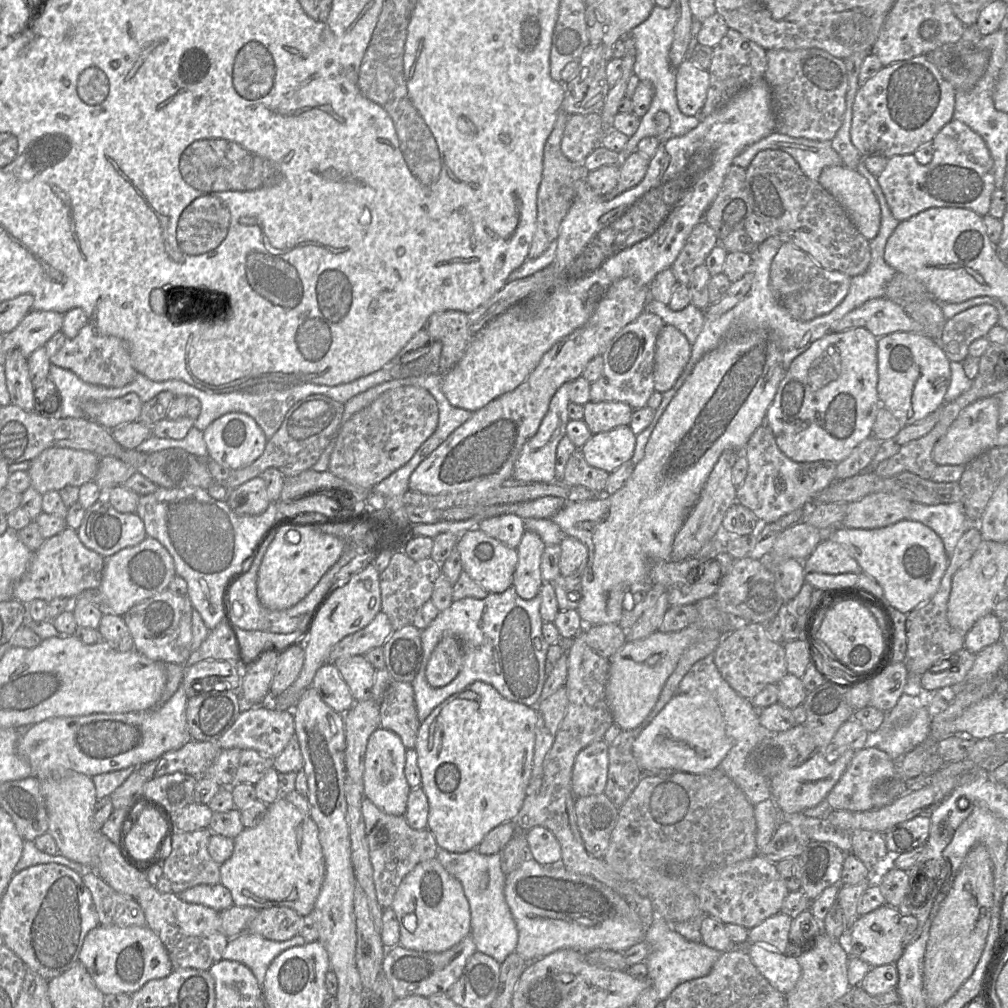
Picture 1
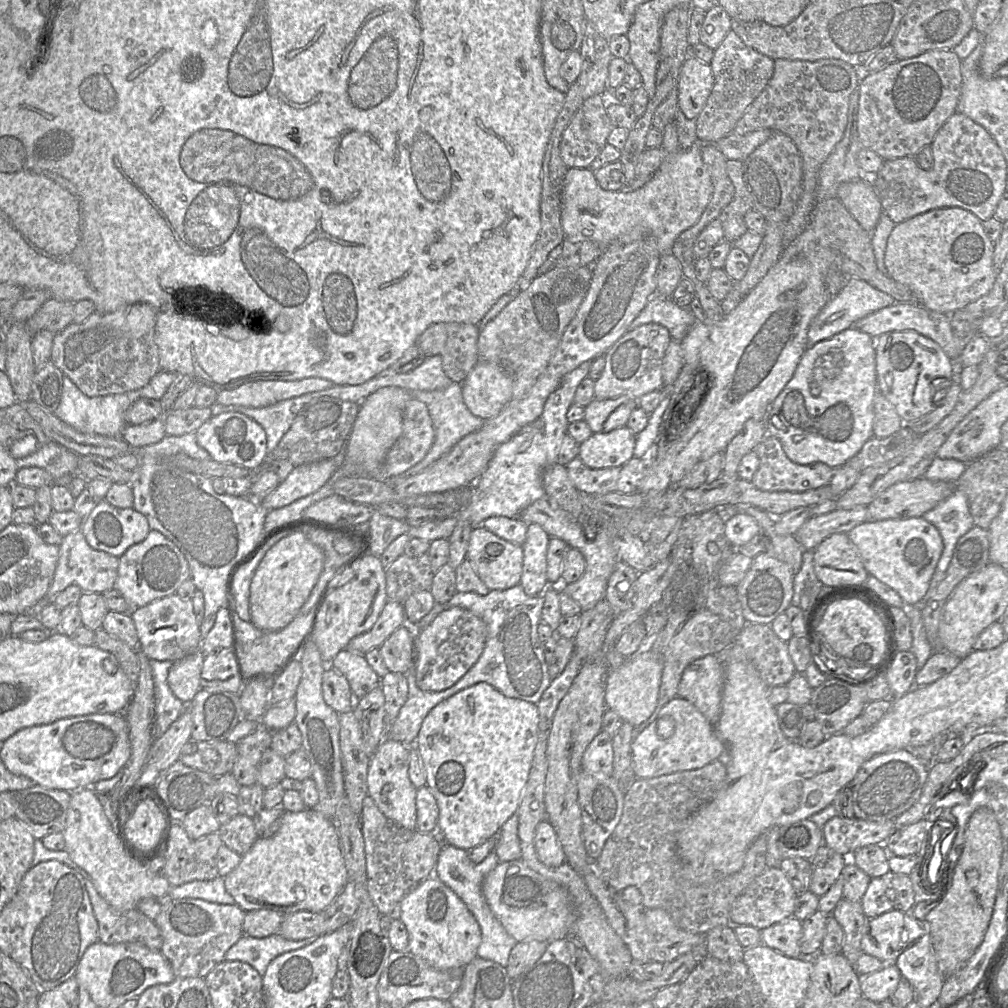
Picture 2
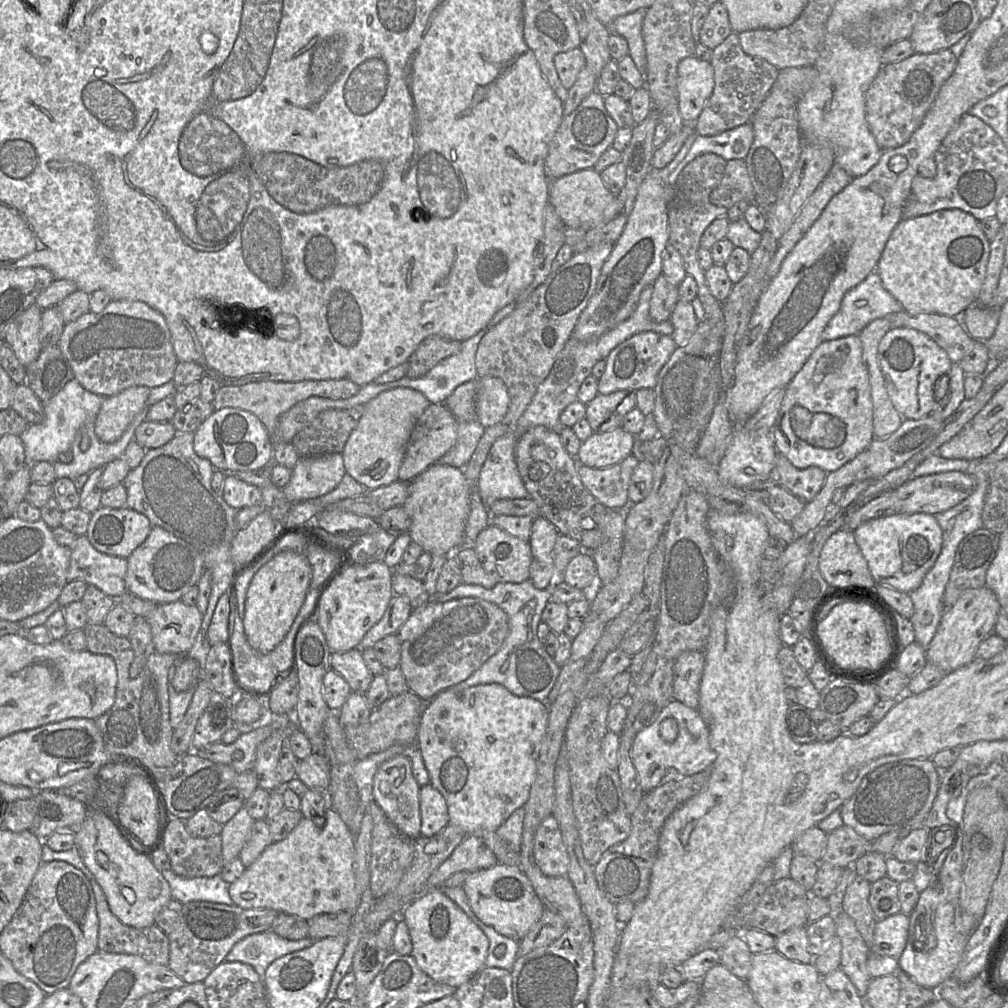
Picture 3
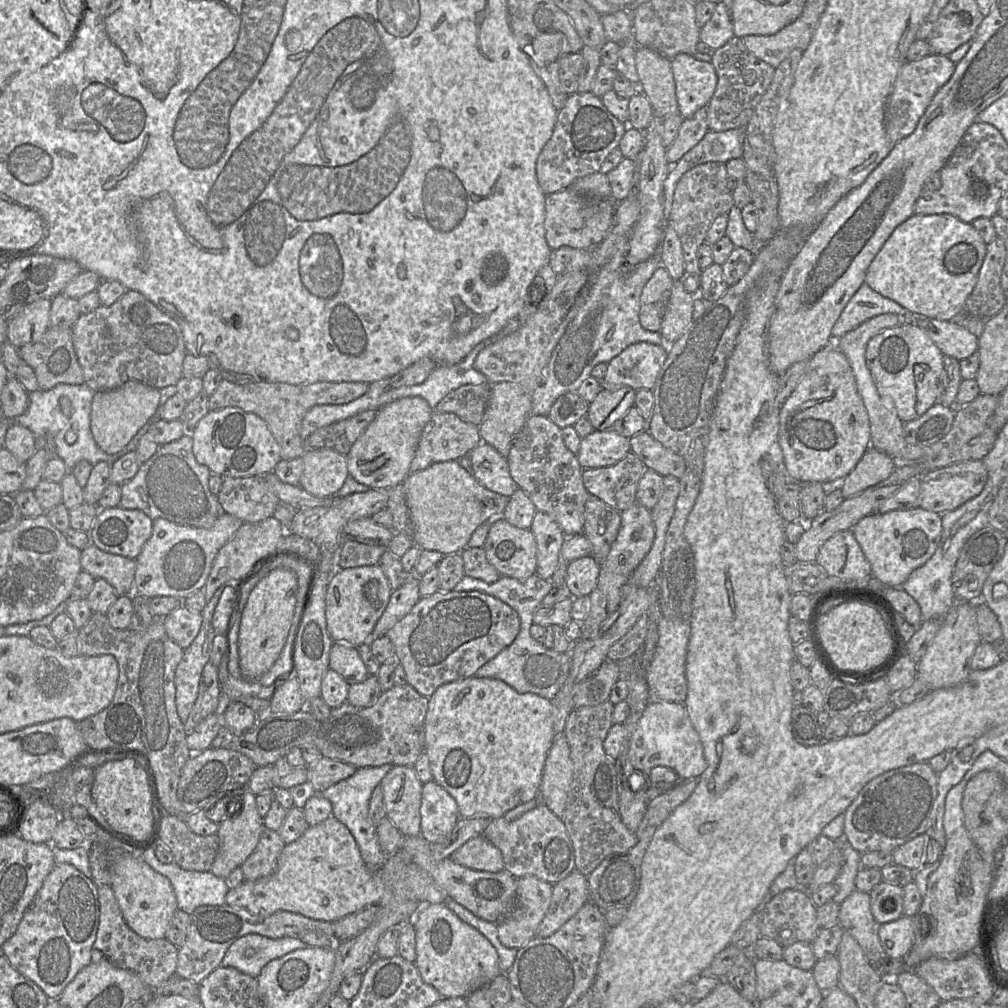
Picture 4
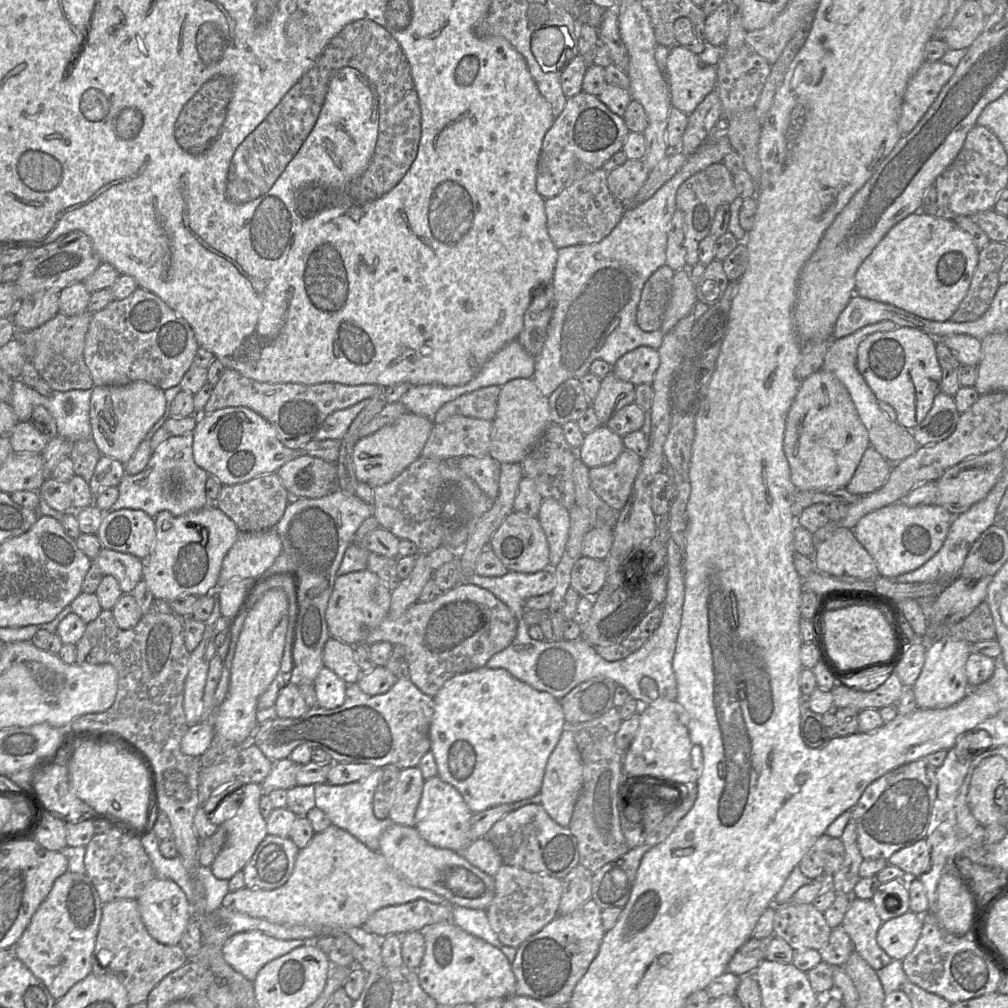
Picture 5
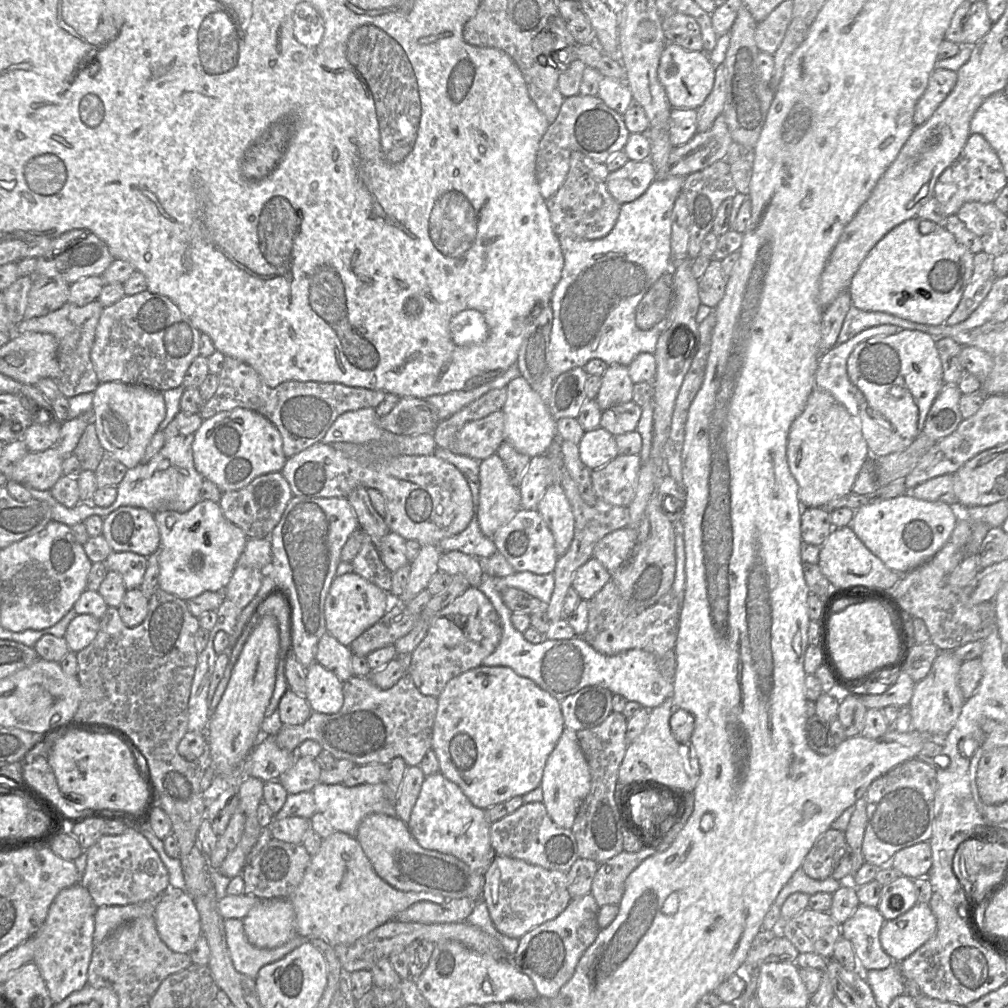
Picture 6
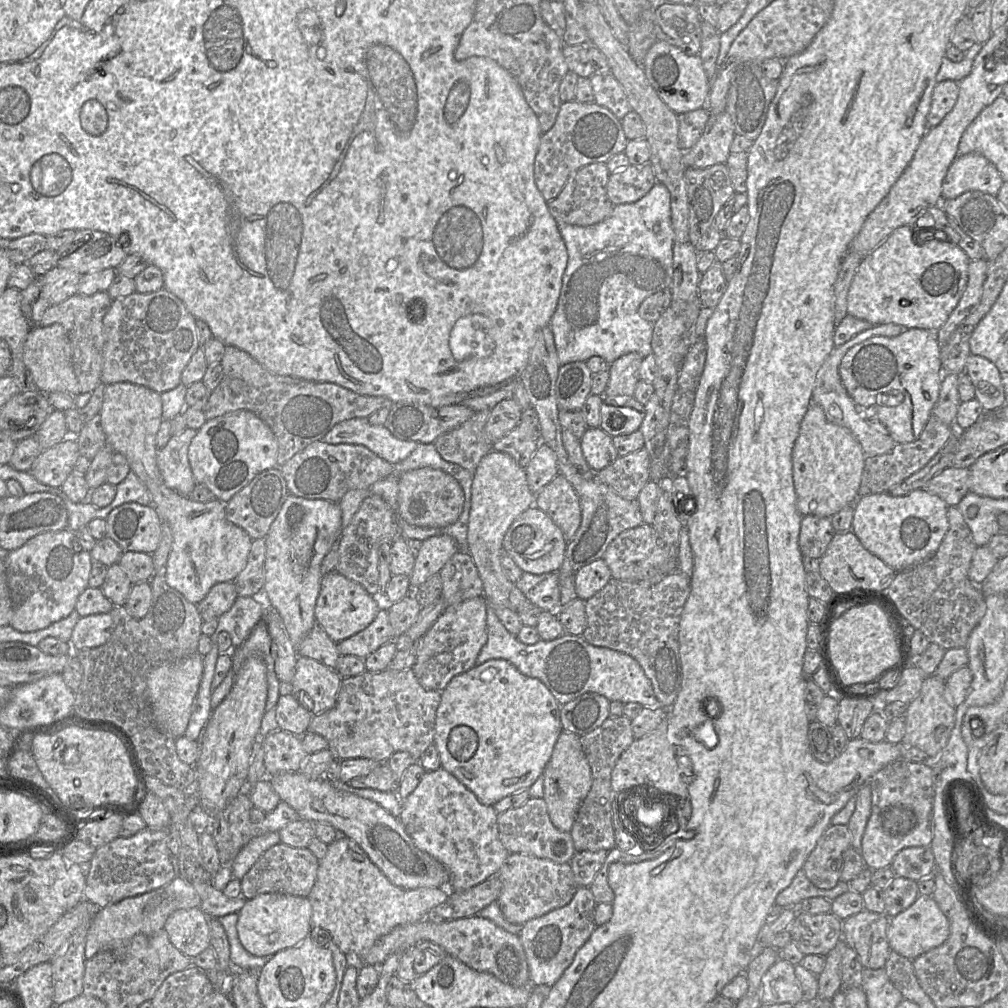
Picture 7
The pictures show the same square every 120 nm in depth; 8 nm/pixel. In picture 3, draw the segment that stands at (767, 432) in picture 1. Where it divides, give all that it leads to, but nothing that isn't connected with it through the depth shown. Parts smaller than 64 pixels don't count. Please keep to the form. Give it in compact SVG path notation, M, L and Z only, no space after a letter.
M777 451L776 464L769 480L808 503L821 490L826 477L827 472L817 466L810 466L805 469L796 468Z

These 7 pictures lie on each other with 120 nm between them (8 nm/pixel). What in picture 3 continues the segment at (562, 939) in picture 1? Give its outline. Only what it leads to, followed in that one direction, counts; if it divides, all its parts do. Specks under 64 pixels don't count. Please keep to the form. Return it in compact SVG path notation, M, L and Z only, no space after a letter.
M498 863L489 869L468 873L462 888L476 917L515 941L528 934L545 909L527 876L516 866Z

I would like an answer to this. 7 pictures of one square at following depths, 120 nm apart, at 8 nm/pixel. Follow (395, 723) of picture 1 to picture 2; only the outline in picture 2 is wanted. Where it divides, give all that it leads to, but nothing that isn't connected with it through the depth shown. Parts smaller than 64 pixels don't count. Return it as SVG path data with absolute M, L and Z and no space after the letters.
M389 671L381 678L380 685L385 696L386 730L398 717L408 697L408 680L405 674Z

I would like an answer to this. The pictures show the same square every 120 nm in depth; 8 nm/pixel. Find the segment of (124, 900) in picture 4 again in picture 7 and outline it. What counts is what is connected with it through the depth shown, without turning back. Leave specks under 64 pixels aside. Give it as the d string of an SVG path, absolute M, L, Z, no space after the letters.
M198 908L175 911L167 919L164 930L173 946L190 958L210 947L209 917Z

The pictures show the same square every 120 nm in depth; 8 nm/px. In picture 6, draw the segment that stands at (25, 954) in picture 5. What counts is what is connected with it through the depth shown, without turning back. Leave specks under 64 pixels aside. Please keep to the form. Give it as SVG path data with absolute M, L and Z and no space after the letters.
M81 883L65 888L55 897L46 920L33 936L35 938L33 962L40 970L53 1005L87 985L97 909L89 891Z

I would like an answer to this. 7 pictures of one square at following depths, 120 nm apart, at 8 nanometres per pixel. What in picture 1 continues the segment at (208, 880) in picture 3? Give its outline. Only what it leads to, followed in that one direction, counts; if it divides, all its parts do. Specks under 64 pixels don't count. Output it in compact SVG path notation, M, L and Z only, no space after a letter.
M221 883L196 885L176 895L185 902L205 905L218 912L234 905L231 892Z

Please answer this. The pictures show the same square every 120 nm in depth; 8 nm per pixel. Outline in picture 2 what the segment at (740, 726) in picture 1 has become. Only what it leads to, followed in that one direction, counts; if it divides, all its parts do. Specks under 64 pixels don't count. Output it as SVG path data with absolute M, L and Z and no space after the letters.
M707 655L683 671L677 696L689 701L714 727L722 711L723 663L718 655Z

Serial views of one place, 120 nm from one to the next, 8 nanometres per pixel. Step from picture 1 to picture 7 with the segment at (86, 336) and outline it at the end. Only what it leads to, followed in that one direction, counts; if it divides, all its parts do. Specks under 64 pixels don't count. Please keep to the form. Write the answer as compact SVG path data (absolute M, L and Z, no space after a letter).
M165 288L153 293L138 293L113 300L103 320L104 354L101 381L105 384L128 382L158 393L176 388L193 354L200 347L196 318L183 302Z

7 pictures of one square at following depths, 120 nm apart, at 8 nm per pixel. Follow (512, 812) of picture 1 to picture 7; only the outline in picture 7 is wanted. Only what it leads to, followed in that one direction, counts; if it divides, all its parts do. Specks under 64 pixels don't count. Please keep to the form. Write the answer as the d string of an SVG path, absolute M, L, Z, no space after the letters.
M492 659L475 666L455 676L441 692L434 736L441 767L462 782L484 805L493 806L506 796L529 789L544 774L563 731L561 707L544 683L522 674L505 659Z

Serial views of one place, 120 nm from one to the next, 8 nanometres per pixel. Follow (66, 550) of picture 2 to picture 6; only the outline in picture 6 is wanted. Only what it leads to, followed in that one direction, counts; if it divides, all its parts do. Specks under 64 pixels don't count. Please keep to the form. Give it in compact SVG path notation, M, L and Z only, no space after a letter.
M113 551L105 560L108 570L121 574L127 590L141 586L147 562L147 557L129 551Z

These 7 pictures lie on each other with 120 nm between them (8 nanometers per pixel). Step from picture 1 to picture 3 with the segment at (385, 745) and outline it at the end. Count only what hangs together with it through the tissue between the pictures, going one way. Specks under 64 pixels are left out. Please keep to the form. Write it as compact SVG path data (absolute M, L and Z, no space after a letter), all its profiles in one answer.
M401 754L383 762L374 776L374 801L401 832L413 839L421 836L420 788L413 776L408 754Z

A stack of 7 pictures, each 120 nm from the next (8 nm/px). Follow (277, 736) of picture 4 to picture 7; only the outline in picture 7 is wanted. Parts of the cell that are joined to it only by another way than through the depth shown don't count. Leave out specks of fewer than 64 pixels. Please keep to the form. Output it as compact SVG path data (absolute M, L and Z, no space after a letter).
M412 669L369 672L342 679L336 705L331 710L314 715L307 732L316 733L328 742L328 749L336 760L365 758L387 762L396 752L408 752L415 762L431 745L434 745L436 713L441 702L441 692L426 690Z

